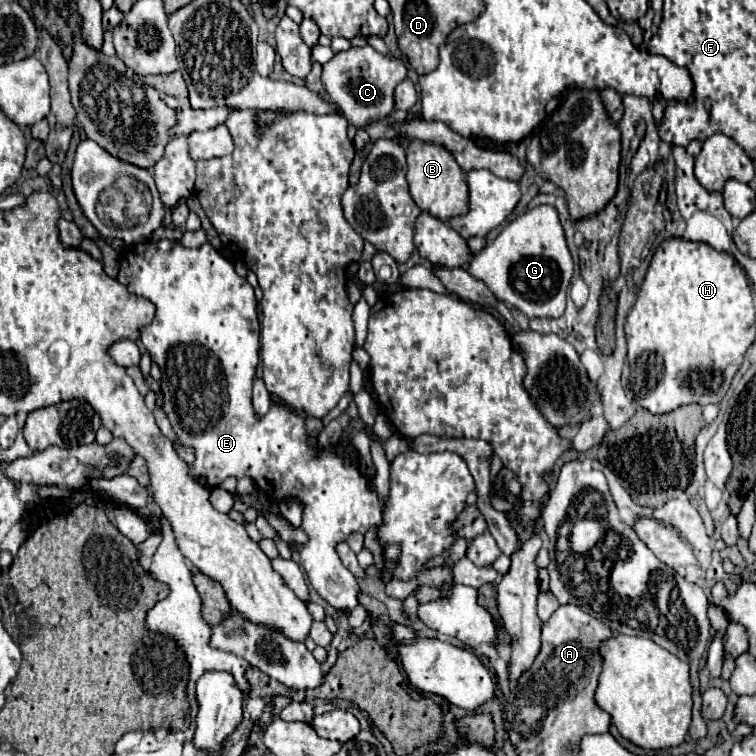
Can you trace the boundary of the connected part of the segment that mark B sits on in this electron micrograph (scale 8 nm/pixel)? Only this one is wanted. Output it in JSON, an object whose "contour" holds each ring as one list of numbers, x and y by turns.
{"contour":[[414,138,406,146,406,162,408,162,406,180,410,186,410,194,420,210,426,210,440,220,448,220,448,218,464,214,468,210,466,174,444,146,422,142,422,140]]}

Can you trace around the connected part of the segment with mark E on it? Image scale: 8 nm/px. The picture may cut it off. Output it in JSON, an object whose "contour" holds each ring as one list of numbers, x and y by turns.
{"contour":[[148,240,132,246,120,262,116,280,124,284,130,294,152,300,156,306,156,316,146,328,142,328,140,340,152,362,156,362,162,372,162,410,172,422,178,440,184,446,194,446,196,450,192,474,204,474,212,488,220,486,228,476,250,476,260,490,268,492,276,500,300,500,304,506,302,530,308,532,310,538,300,552,304,572,308,574,310,584,330,606,350,612,358,604,358,582,340,562,334,546,346,540,350,532,366,532,370,526,380,524,382,512,378,496,370,482,360,474,356,462,340,458,334,452,320,452,316,462,316,448,306,446,308,436,300,414,274,404,264,418,256,418,252,410,252,382,260,362,260,322,252,286,246,278,234,272,234,266,222,258,212,244,202,244,202,248,184,248,180,242,172,240]]}

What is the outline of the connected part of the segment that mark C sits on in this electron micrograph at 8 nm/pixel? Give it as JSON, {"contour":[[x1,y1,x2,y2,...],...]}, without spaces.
{"contour":[[352,46,346,52,338,52,330,62,322,66,322,82,326,92,330,94,330,100,340,108,348,122,358,128,384,120,392,114,394,88,406,78,406,74,406,64,400,58,384,56,372,46]]}

